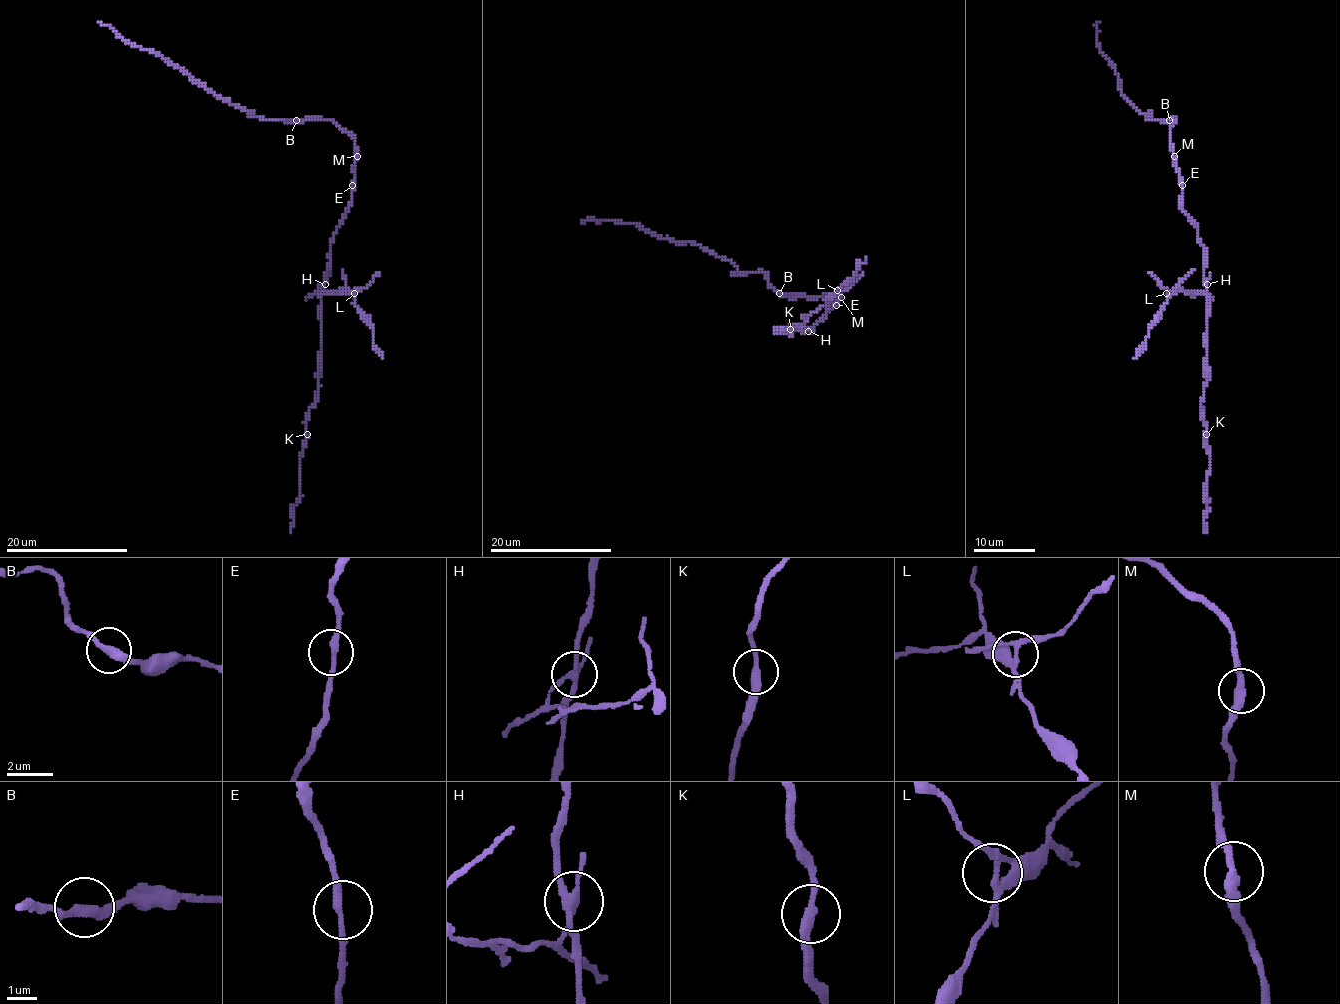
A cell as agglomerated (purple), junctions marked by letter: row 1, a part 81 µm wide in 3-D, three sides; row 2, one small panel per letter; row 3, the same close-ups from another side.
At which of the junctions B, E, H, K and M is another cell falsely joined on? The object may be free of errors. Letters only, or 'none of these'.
H

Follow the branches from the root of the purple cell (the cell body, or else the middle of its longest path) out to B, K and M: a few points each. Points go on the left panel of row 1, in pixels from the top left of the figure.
B: (354, 185), (354, 139), (331, 120), (296, 120)
K: (354, 185), (351, 205), (336, 227), (330, 247), (320, 310), (319, 386), (305, 425), (307, 434)
M: (354, 185), (352, 166), (357, 156)

